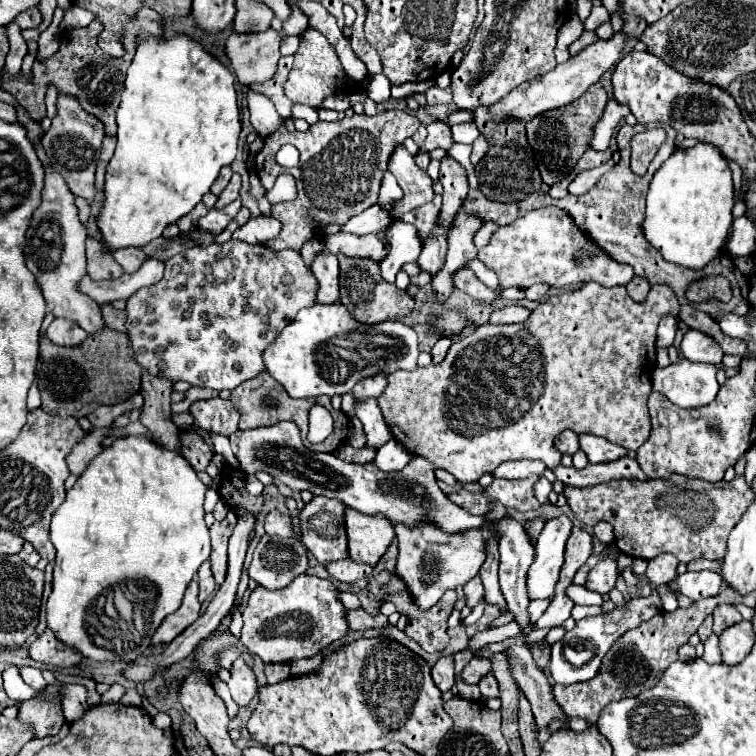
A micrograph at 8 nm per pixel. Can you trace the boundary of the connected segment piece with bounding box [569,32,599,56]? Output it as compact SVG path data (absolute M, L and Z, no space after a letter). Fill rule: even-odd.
M583 32L571 46L569 46L569 52L571 52L571 56L575 56L577 52L581 52L583 48L587 48L589 44L595 44L599 38L597 38L597 34L595 32Z

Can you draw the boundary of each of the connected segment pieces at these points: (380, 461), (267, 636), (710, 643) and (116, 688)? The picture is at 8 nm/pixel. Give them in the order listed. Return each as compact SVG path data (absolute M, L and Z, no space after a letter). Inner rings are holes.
M391 438L387 444L383 444L377 450L375 464L383 472L397 472L397 470L405 468L405 464L409 464L411 458L413 458L413 454L405 452L405 448L401 448L401 444L397 444L397 440Z
M301 574L283 590L269 592L257 586L251 592L249 604L243 608L243 632L239 640L265 664L289 664L317 656L323 648L341 640L347 632L349 624L345 620L345 606L339 600L335 582Z
M711 634L711 638L705 642L705 654L703 654L703 660L705 660L707 664L721 664L721 662L723 662L717 640L719 640L719 638L717 638L715 634Z
M113 684L105 694L102 695L103 703L119 703L125 694L125 688L120 684Z

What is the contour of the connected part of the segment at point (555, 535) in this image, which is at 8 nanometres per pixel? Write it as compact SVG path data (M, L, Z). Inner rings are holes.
M559 516L549 520L535 542L535 562L527 572L527 598L551 600L555 596L555 584L563 566L565 542L571 534L571 520Z

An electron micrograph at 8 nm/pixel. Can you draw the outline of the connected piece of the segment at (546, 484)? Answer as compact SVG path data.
M541 478L541 480L535 484L535 496L537 496L537 500L539 500L541 504L545 504L549 492L551 492L551 482L549 482L547 478Z

